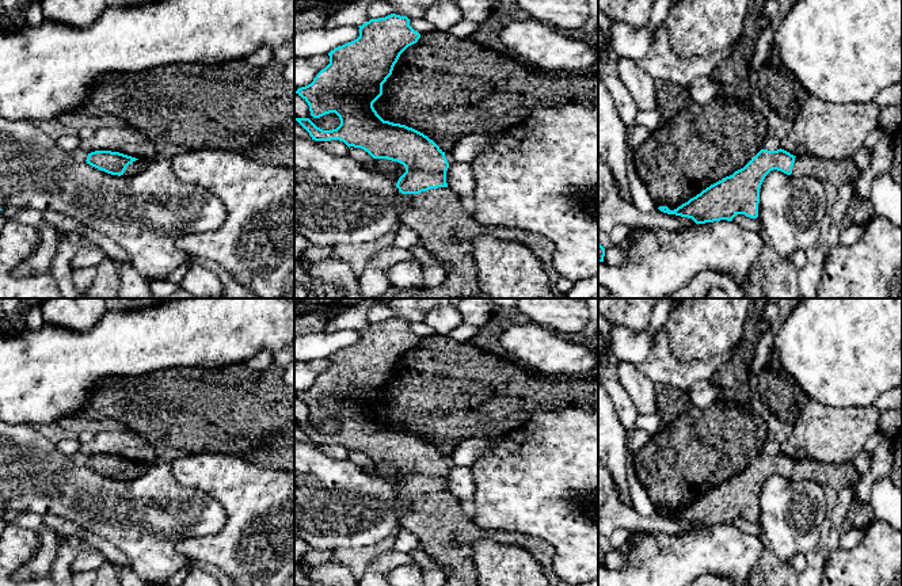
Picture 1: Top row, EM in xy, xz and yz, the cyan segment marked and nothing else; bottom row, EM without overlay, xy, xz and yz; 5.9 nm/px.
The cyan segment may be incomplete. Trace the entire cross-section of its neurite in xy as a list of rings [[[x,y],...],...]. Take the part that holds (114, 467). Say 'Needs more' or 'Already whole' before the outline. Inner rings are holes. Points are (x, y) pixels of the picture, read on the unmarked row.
Needs more. [[[95,454],[88,457],[85,465],[90,469],[111,479],[132,480],[142,475],[148,464],[136,463],[119,456]]]

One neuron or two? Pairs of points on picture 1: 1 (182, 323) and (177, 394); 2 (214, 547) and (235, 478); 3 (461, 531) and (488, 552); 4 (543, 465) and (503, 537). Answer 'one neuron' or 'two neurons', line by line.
1: two neurons
2: one neuron
3: two neurons
4: two neurons

